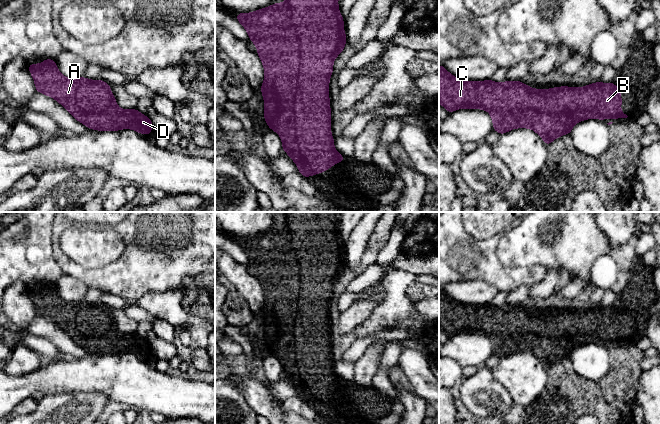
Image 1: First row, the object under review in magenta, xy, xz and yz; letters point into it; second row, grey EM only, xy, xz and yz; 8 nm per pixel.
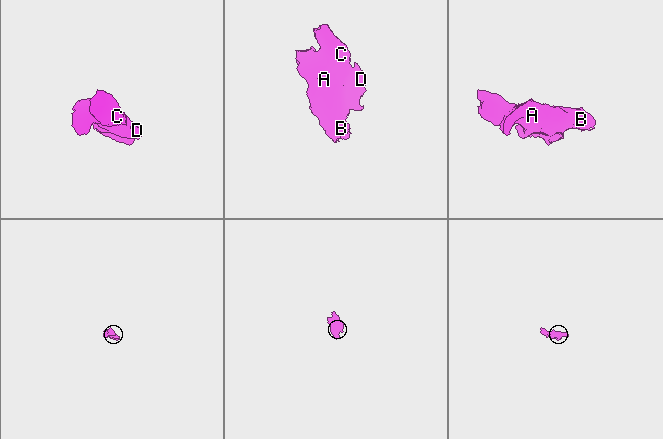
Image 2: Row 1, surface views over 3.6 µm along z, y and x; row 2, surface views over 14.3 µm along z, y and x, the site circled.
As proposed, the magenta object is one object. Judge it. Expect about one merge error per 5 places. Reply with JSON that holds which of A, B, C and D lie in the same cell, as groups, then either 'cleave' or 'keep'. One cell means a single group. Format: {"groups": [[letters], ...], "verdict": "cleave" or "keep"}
{"groups": [["A", "B", "C", "D"]], "verdict": "keep"}

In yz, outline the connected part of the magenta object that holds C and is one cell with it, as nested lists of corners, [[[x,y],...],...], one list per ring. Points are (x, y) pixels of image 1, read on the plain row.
[[[439,289],[439,328],[449,337],[461,332],[486,334],[491,339],[493,353],[500,359],[515,352],[528,352],[534,354],[547,370],[556,362],[570,358],[574,349],[582,344],[627,342],[621,336],[621,327],[621,315],[613,306],[596,306],[583,312],[533,313],[520,305],[464,305]]]

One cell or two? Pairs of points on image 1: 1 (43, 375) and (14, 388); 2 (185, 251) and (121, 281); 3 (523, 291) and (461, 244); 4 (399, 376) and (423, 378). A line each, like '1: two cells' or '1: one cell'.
1: one cell
2: one cell
3: two cells
4: two cells

